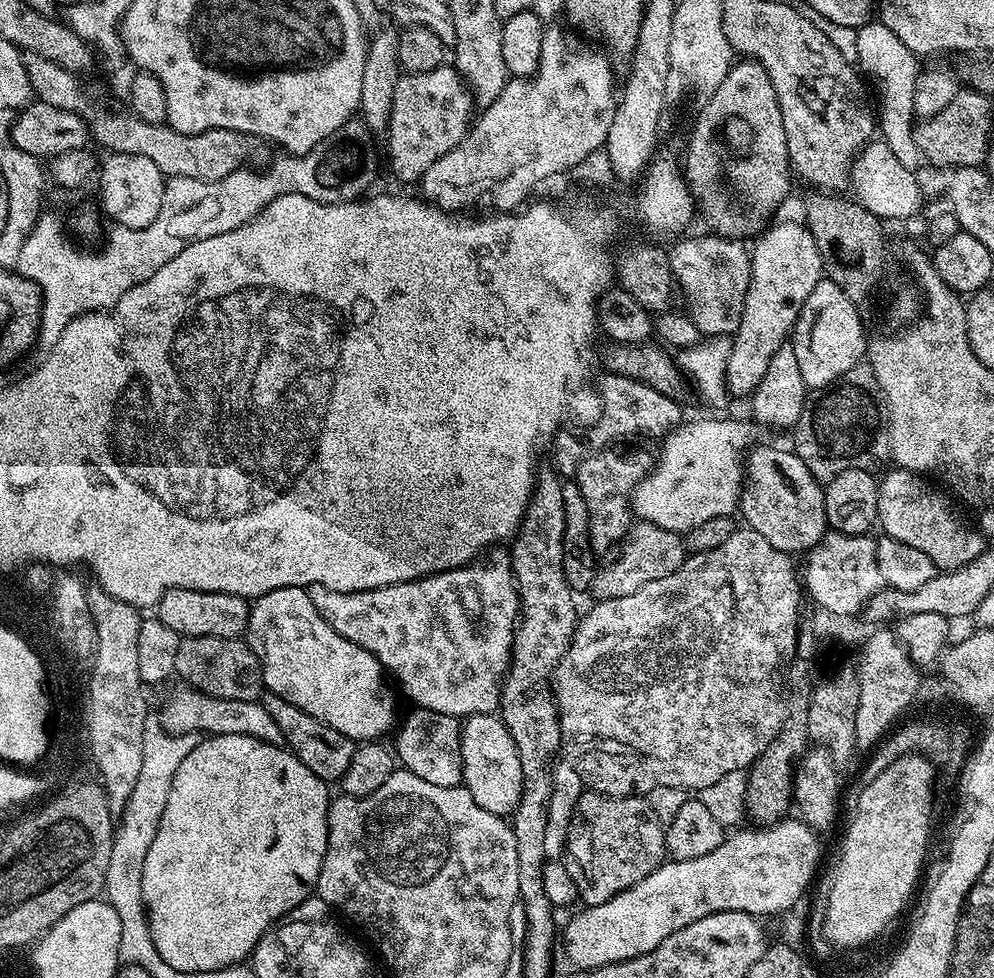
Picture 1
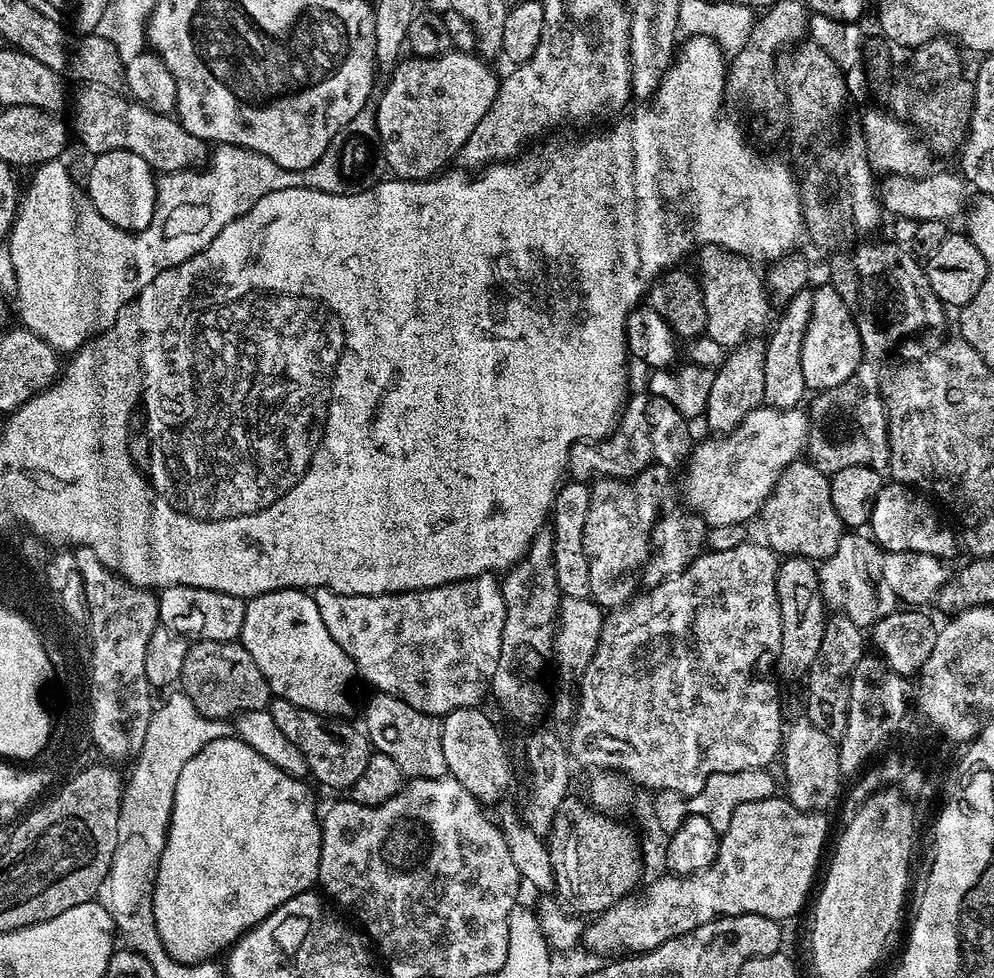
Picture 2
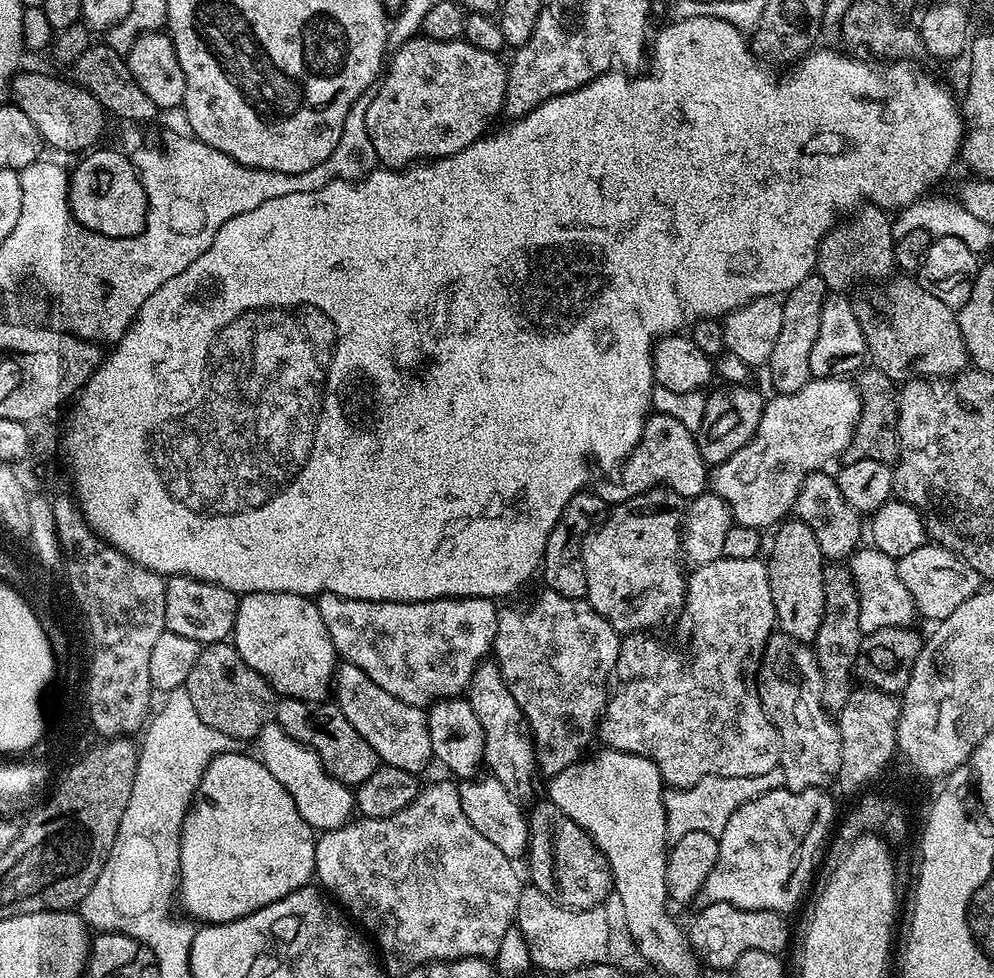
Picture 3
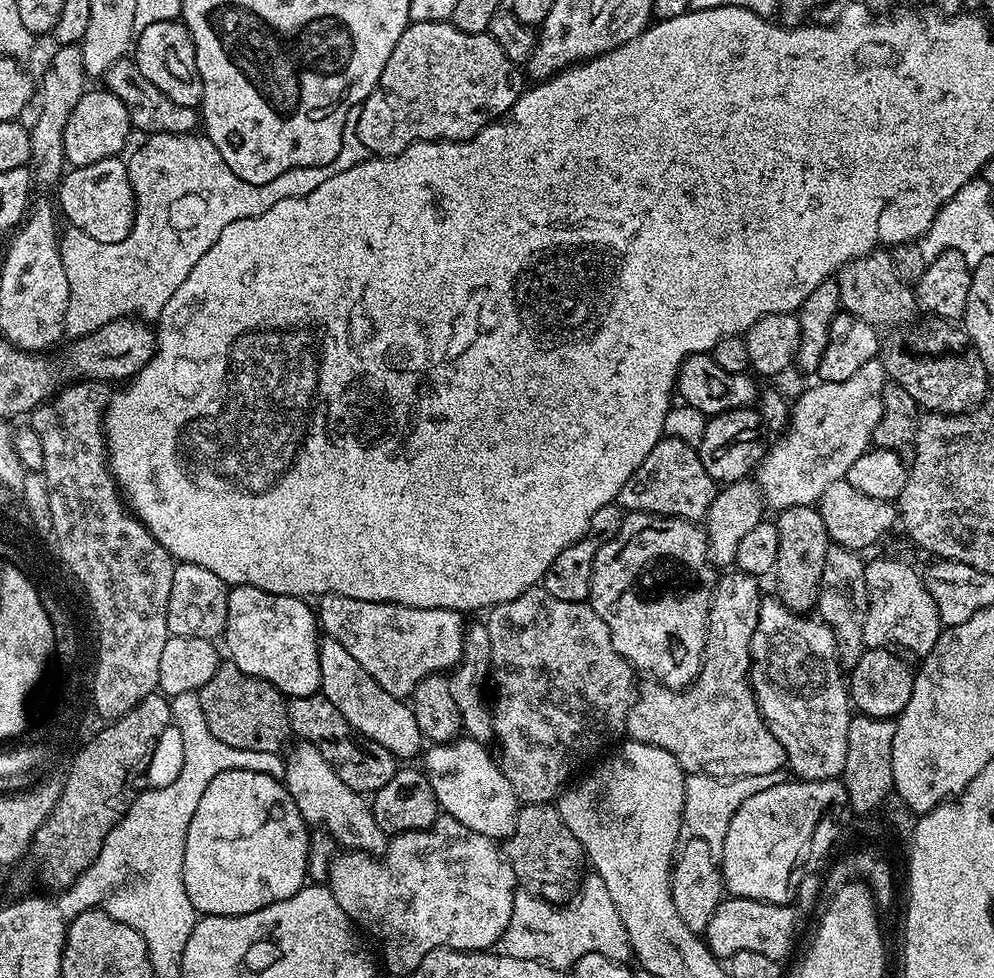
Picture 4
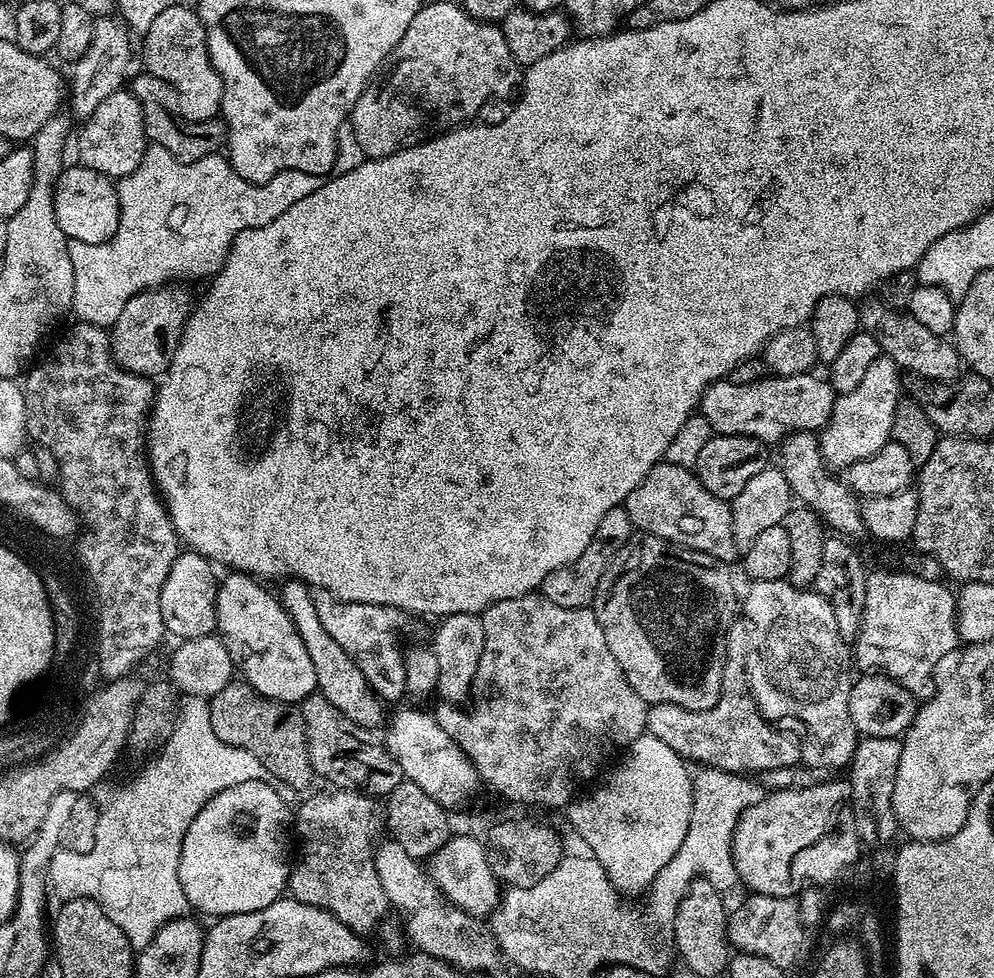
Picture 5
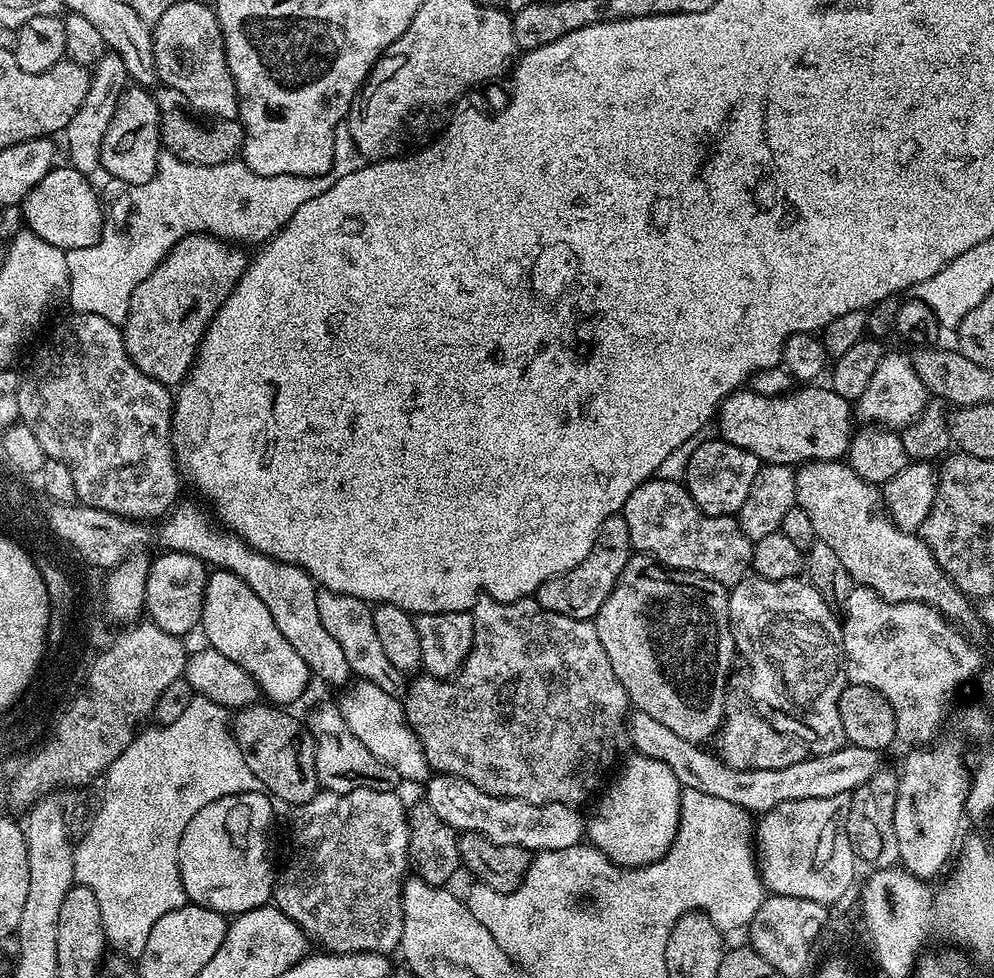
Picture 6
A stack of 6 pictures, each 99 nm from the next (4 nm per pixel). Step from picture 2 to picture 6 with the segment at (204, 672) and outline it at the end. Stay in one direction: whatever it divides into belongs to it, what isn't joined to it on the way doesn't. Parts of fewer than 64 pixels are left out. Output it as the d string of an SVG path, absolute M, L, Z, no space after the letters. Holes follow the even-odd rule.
M268 702L250 704L235 713L234 735L244 752L246 766L250 766L260 785L277 801L285 800L289 806L297 806L316 796L320 779L316 773L316 747L308 725L288 712L291 711Z

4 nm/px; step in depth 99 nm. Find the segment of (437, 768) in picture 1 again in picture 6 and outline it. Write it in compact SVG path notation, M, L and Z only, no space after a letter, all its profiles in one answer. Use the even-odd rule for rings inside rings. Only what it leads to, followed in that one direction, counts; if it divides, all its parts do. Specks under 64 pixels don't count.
M177 503L167 516L163 517L159 530L163 532L165 549L173 552L189 552L197 556L205 565L216 570L232 572L242 582L246 582L262 598L262 602L270 610L274 624L282 630L282 638L298 650L298 658L306 662L309 673L328 684L347 685L353 679L350 662L346 662L346 654L342 654L342 646L330 638L326 626L322 626L322 617L318 614L315 580L304 569L296 564L287 564L276 560L273 556L262 554L251 548L239 536L226 534L223 527L211 524L192 504Z

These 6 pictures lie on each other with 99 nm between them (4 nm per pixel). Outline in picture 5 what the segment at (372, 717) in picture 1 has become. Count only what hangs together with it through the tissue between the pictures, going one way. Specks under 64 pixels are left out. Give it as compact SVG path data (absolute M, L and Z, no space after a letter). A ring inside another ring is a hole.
M233 571L228 577L219 581L216 589L216 632L224 641L233 665L239 675L254 690L258 690L266 698L281 700L287 704L299 705L317 691L314 662L310 662L310 654L306 654L306 646L302 646L302 638L279 599L263 588L259 579L245 573Z

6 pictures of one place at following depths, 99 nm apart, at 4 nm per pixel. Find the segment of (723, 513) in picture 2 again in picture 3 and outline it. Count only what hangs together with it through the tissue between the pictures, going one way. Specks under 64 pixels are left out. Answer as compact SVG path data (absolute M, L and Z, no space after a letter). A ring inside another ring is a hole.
M813 378L794 394L773 395L773 400L769 399L764 405L764 413L752 441L742 446L742 450L730 454L726 462L711 469L711 491L727 502L735 523L757 530L779 525L793 509L804 479L811 472L819 472L828 466L824 464L830 463L835 456L843 457L847 453L862 403L859 387L850 381L848 378Z

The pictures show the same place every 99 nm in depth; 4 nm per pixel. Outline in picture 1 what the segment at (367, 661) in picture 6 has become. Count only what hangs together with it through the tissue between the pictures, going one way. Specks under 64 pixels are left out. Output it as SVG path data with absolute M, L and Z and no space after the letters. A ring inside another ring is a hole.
M493 546L479 558L463 564L460 568L451 568L445 572L436 572L433 576L424 576L421 580L407 580L390 586L382 586L374 590L361 592L339 592L330 590L325 584L310 584L306 589L310 602L314 602L314 610L322 614L322 618L342 638L365 648L380 664L380 667L396 675L400 688L413 701L417 708L434 710L438 714L450 714L457 718L470 716L486 716L495 713L500 706L500 686L504 683L504 673L512 663L512 639L516 633L516 625L520 614L520 595L516 593L516 579L512 577L512 557L503 547Z

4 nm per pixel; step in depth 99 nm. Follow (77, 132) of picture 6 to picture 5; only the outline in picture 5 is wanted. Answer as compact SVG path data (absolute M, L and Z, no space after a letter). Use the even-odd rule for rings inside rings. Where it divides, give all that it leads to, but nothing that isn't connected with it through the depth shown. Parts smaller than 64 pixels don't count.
M100 18L94 26L94 38L90 40L90 47L82 58L78 58L71 65L72 84L70 80L70 100L72 96L71 115L77 121L88 119L110 94L121 91L125 87L126 77L129 75L128 63L132 60L132 44L128 41L130 32L119 19ZM128 72L128 73L127 73ZM124 75L125 80L124 80Z

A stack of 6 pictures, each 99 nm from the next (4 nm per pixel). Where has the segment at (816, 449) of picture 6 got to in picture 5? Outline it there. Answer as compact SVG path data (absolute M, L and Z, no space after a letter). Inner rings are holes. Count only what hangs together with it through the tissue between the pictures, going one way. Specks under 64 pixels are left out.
M803 372L793 376L768 374L749 384L735 384L731 378L716 380L713 384L709 384L708 389L702 394L698 412L699 415L706 418L706 422L710 422L715 435L753 436L766 446L772 446L783 440L790 432L815 433L828 423L838 393L832 389L832 385L828 383L827 379L815 380L814 377L812 372Z

